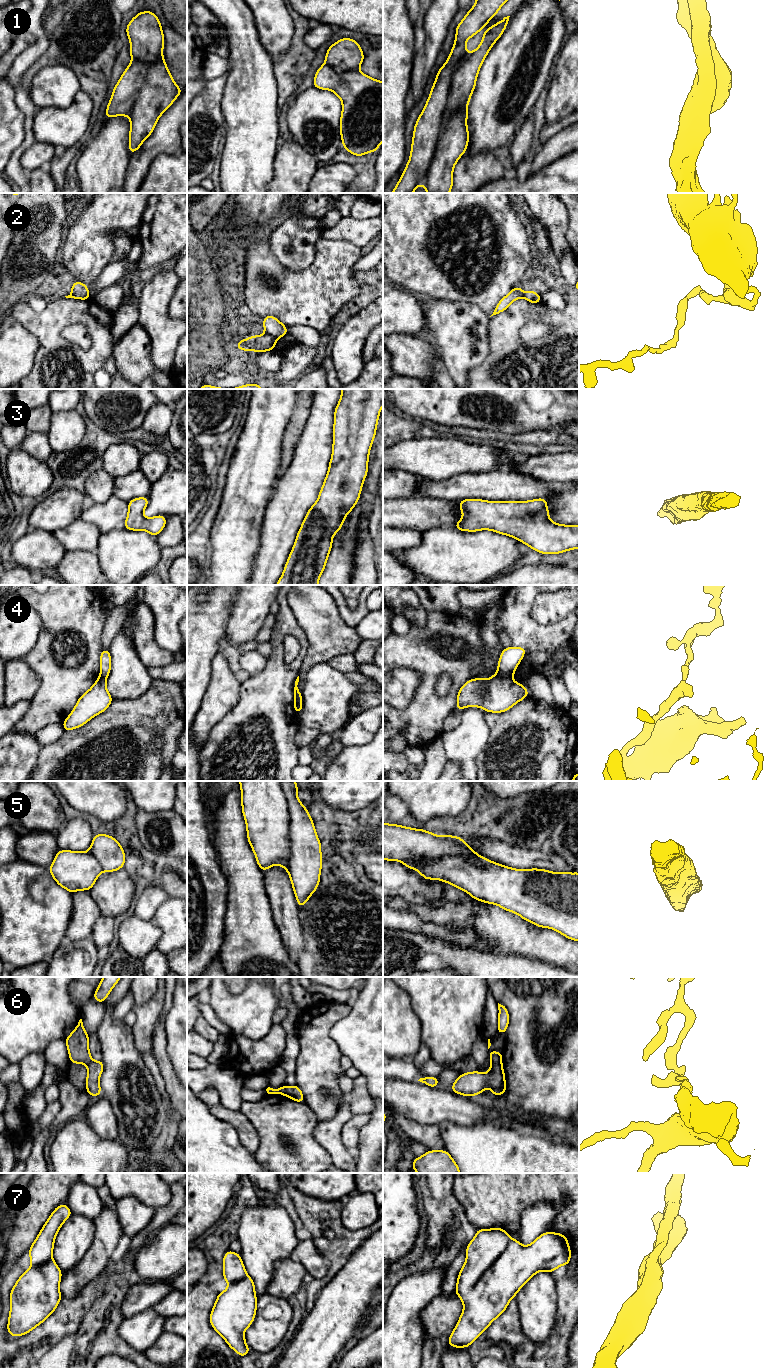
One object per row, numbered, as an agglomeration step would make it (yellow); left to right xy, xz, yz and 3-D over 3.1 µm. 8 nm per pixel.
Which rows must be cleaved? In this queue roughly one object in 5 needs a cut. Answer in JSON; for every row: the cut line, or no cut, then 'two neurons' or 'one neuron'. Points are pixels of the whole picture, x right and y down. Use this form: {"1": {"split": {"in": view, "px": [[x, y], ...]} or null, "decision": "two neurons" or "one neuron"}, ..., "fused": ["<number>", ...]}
{"1": {"split": null, "decision": "one neuron"}, "2": {"split": {"in": "xz", "px": [[265, 333], [276, 339]]}, "decision": "two neurons"}, "3": {"split": null, "decision": "one neuron"}, "4": {"split": {"in": "yz", "px": [[496, 674], [501, 677], [511, 678]]}, "decision": "two neurons"}, "5": {"split": null, "decision": "one neuron"}, "6": {"split": {"in": "yz", "px": [[491, 1062], [501, 1063]]}, "decision": "two neurons"}, "7": {"split": null, "decision": "one neuron"}, "fused": ["2", "4", "6"]}

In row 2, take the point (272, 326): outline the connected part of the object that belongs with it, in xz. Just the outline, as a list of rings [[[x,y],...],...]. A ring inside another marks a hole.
[[[268,315],[263,318],[265,334],[274,337],[276,340],[288,333],[288,328],[276,317]]]

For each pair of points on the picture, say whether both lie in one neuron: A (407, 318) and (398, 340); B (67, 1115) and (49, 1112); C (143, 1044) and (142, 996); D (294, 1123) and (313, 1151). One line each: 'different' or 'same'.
A: different
B: different
C: different
D: same

